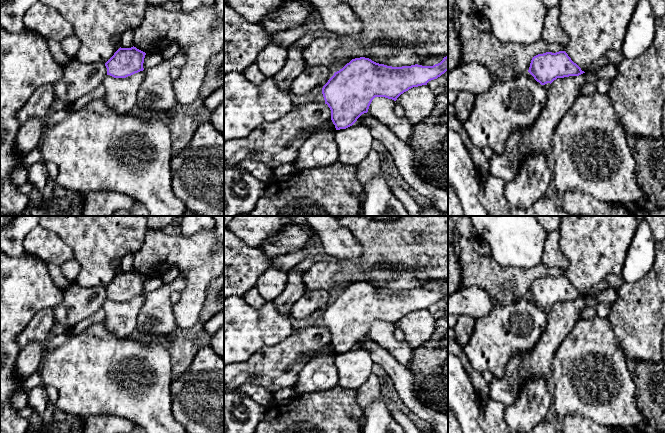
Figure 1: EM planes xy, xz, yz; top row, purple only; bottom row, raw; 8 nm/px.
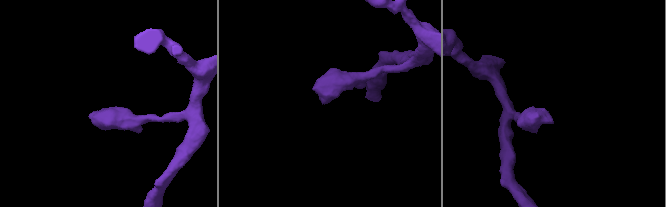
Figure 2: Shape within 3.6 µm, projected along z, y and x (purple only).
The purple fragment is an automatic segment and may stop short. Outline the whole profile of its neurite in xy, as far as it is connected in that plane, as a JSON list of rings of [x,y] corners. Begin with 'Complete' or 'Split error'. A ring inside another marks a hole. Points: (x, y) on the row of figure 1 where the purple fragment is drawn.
Complete. [[[119,48],[114,55],[105,63],[107,75],[114,78],[126,78],[143,71],[143,63],[146,53],[137,49]]]

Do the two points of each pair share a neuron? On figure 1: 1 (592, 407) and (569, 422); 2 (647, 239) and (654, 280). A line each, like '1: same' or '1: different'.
1: different
2: different

